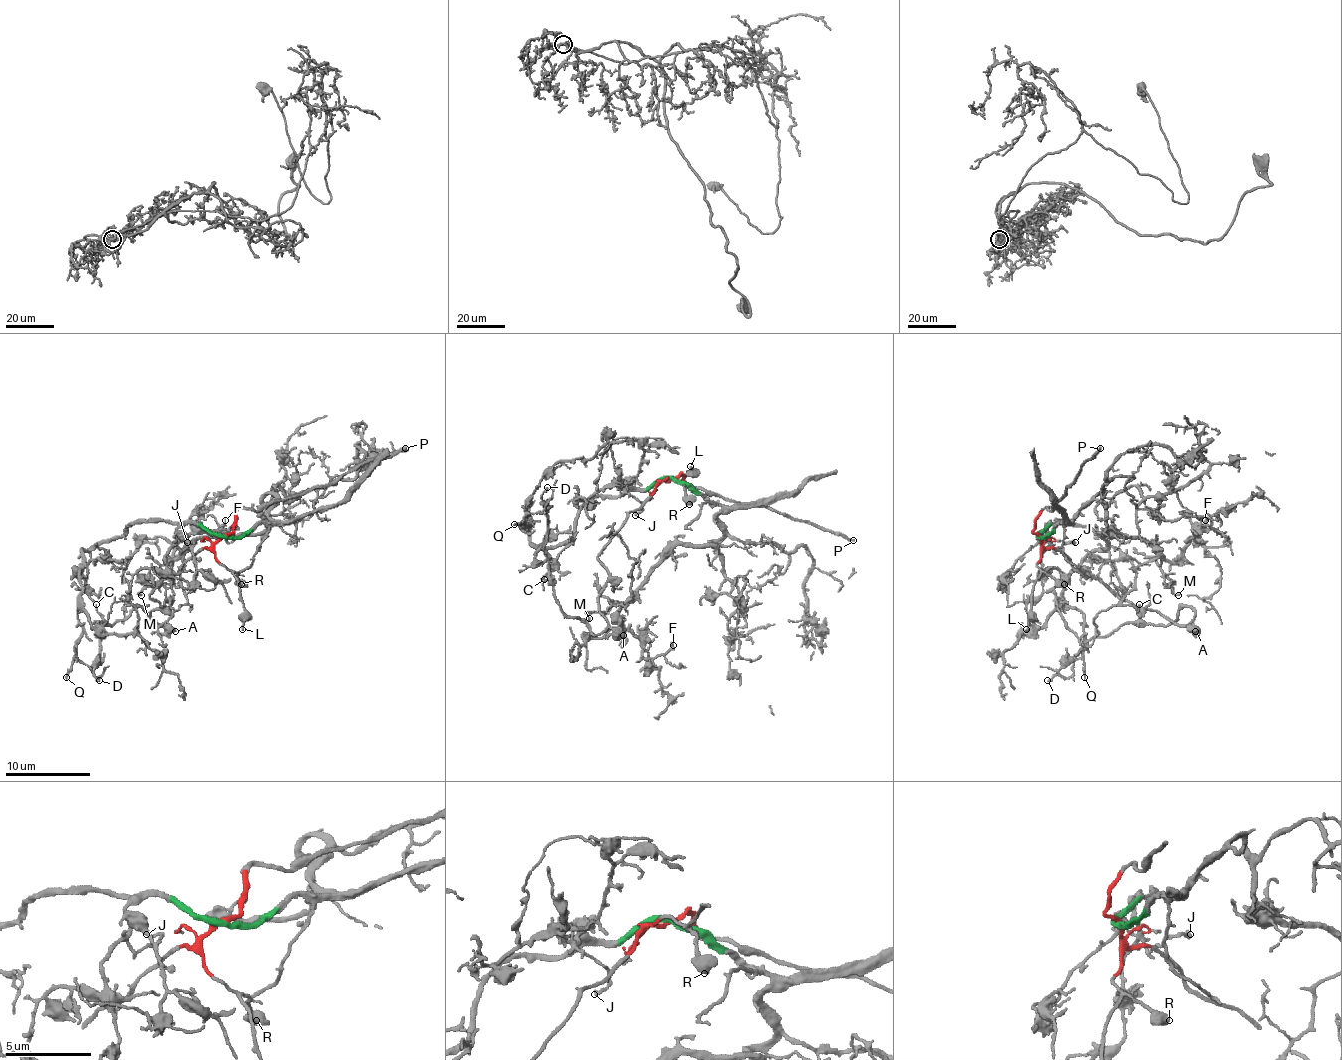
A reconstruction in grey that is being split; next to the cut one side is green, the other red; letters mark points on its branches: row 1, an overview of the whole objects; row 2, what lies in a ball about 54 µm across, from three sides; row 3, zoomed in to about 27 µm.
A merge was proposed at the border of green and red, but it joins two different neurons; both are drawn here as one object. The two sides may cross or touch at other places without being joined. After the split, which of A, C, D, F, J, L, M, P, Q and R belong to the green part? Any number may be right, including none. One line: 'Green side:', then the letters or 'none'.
Green side: F, J, M, Q

